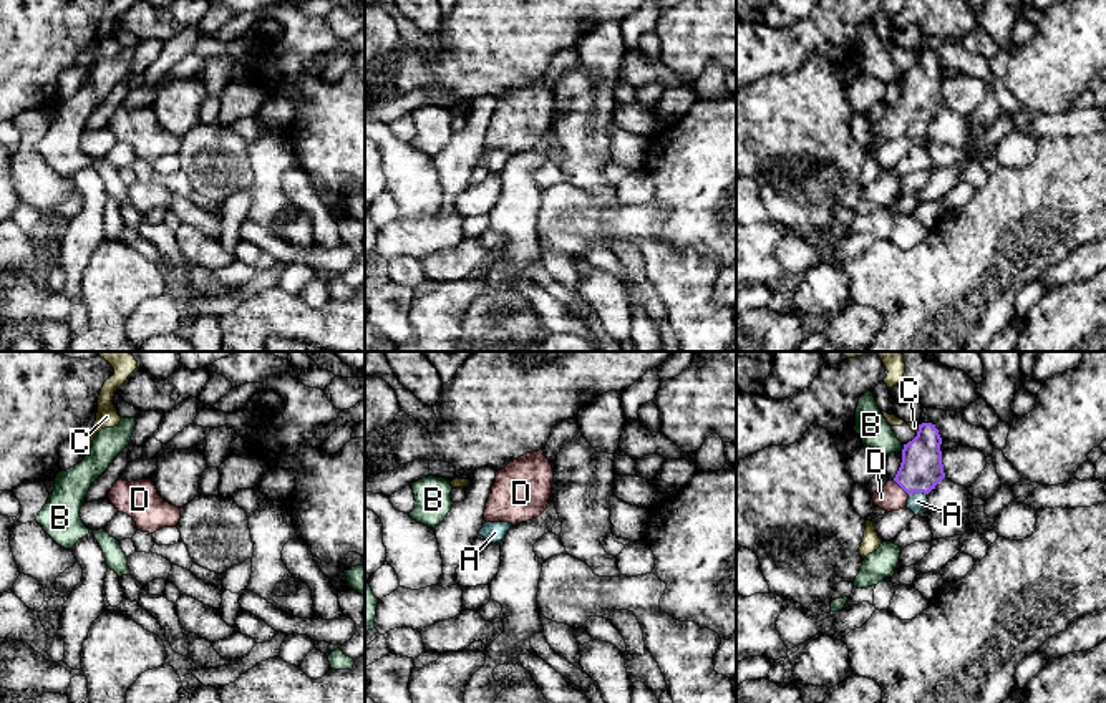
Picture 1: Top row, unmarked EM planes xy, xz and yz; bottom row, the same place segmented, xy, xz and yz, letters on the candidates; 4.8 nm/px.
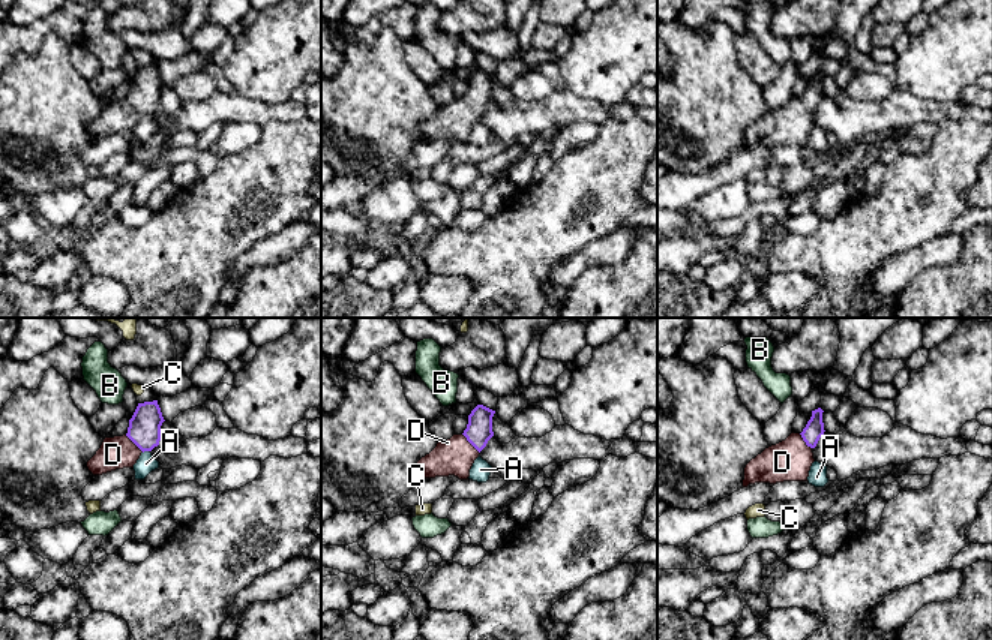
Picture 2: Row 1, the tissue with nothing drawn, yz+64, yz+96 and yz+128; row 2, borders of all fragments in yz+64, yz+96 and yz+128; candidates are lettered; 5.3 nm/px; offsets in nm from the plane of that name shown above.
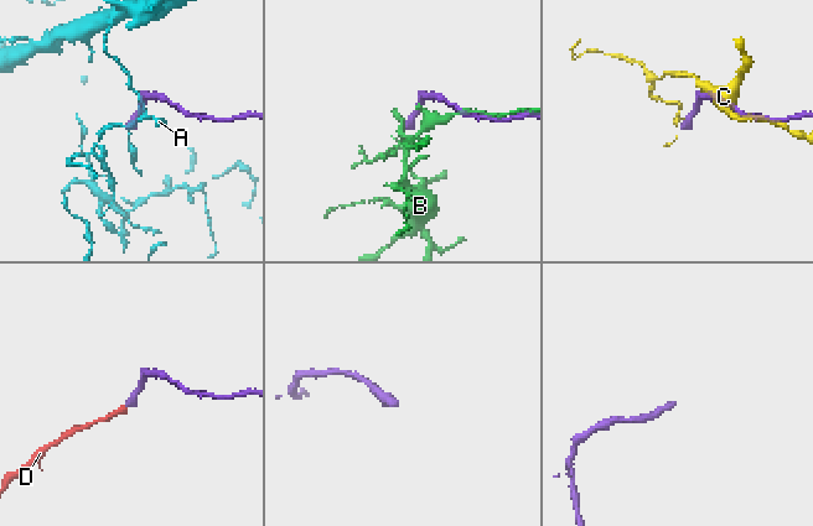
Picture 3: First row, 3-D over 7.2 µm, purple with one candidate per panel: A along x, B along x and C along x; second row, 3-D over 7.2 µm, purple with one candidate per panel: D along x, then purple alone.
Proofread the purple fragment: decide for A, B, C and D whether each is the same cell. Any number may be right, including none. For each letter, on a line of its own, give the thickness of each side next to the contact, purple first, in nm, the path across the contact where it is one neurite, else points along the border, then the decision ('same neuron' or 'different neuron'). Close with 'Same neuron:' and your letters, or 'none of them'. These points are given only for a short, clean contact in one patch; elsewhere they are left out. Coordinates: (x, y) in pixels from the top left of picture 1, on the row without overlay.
A: calibres 200 and 90 nm; different neuron
B: calibres 200 and 150 nm; different neuron
C: calibres 200 and 40 nm; different neuron
D: calibres 200 and 130 nm; way yz (921, 98), (901, 115), (891, 126); same neuron
Same neuron: D

